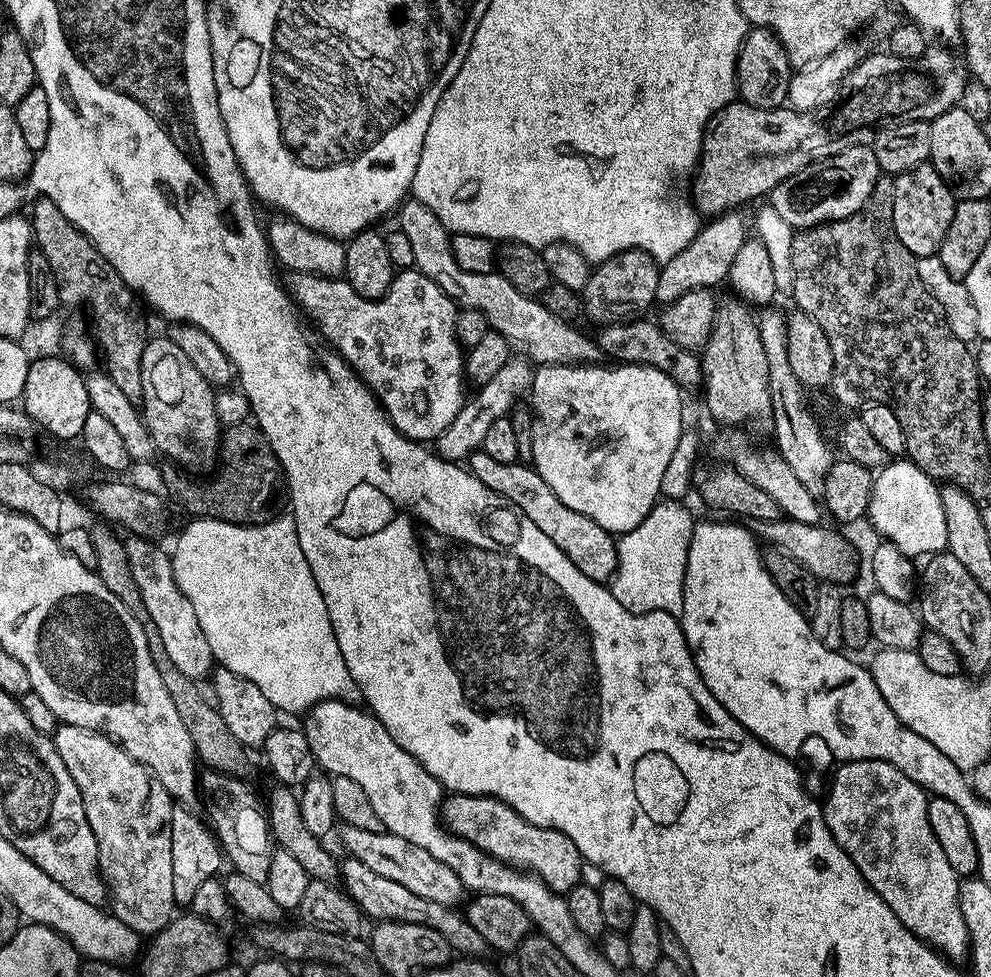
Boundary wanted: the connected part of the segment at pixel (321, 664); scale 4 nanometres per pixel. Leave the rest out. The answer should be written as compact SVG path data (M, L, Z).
M280 514L264 524L227 524L224 520L210 520L196 518L184 528L184 533L176 540L176 549L171 549L172 569L176 585L190 598L194 610L198 614L198 622L202 626L202 634L206 634L206 642L210 642L215 663L221 668L234 670L234 674L242 674L242 678L250 678L266 698L281 713L300 712L307 713L309 708L323 700L347 700L356 702L360 700L360 692L356 688L354 678L350 678L350 670L346 670L346 662L342 658L342 650L338 650L338 638L334 638L332 619L328 617L326 602L322 598L322 590L318 590L318 582L314 582L314 574L310 574L310 566L306 562L306 554L302 554L302 546L298 546L296 523L291 515Z

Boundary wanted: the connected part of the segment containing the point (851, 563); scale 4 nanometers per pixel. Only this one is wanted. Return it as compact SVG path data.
M781 518L779 520L754 520L750 528L765 545L779 548L790 558L802 562L806 570L816 576L817 581L847 586L856 576L856 560L858 553L850 541L839 531L824 528L823 523L807 524L797 520Z

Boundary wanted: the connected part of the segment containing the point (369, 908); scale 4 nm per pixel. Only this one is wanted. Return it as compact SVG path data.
M345 857L340 864L340 880L342 880L343 889L359 906L361 913L369 919L374 918L375 921L394 920L402 922L414 922L418 925L430 926L434 930L438 930L447 942L453 948L455 953L459 955L476 958L483 955L483 951L487 951L487 944L482 934L478 932L465 919L465 917L449 905L433 902L428 898L421 898L418 894L413 894L406 886L401 886L398 882L393 882L390 878L384 878L381 875L374 874L374 870L370 870L368 866L358 862L352 857Z

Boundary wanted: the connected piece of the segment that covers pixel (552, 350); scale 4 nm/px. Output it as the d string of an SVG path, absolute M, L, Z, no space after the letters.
M408 198L398 209L398 228L406 234L414 250L415 271L422 273L430 282L437 284L461 309L473 308L488 319L488 327L508 340L509 349L516 348L521 357L537 365L545 364L594 364L601 359L599 344L591 335L579 332L575 323L556 317L539 299L522 294L506 282L499 271L474 274L462 270L452 253L450 233L443 222L422 201Z

